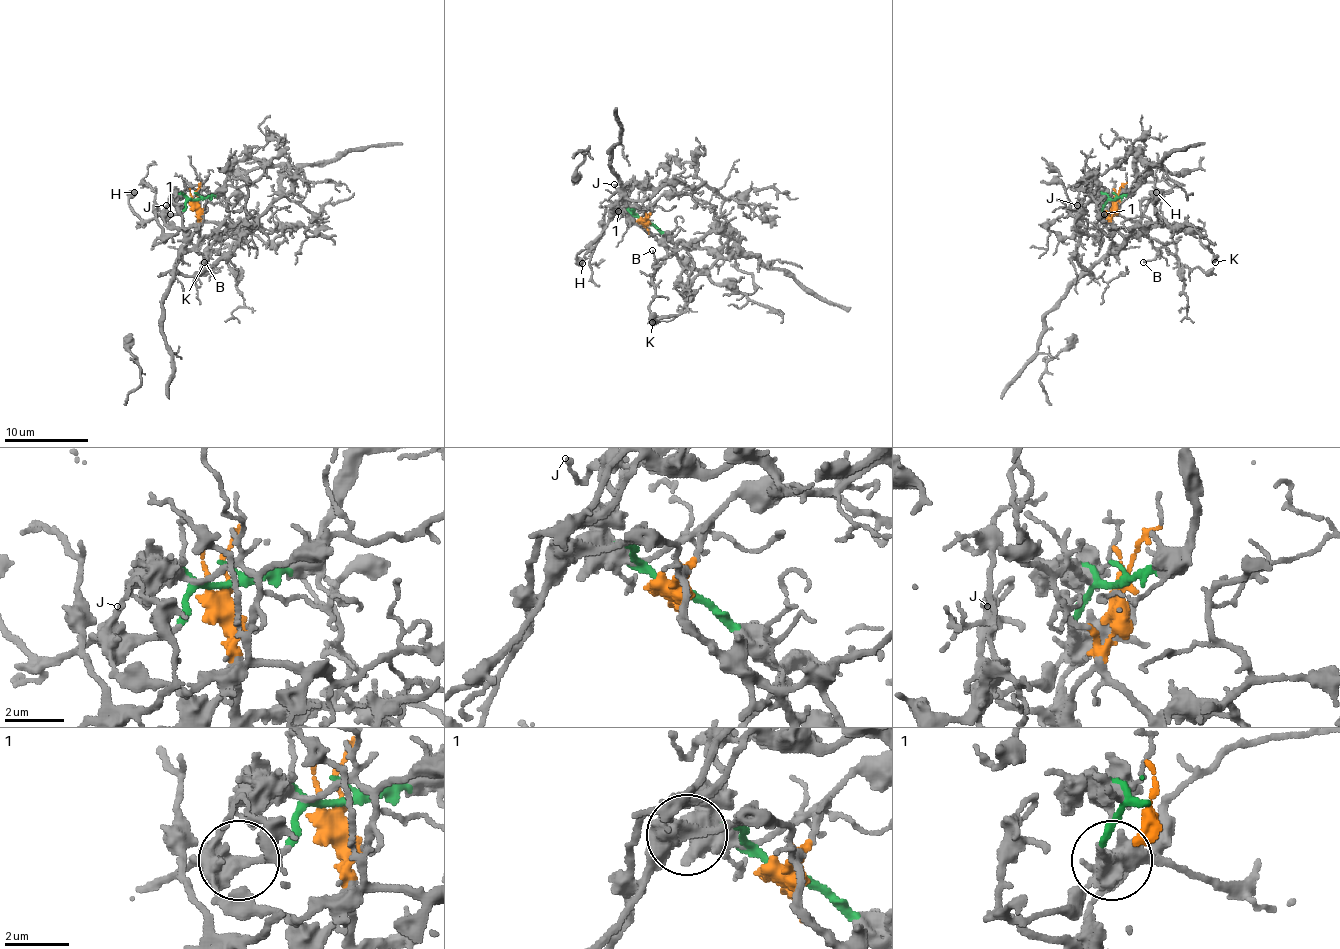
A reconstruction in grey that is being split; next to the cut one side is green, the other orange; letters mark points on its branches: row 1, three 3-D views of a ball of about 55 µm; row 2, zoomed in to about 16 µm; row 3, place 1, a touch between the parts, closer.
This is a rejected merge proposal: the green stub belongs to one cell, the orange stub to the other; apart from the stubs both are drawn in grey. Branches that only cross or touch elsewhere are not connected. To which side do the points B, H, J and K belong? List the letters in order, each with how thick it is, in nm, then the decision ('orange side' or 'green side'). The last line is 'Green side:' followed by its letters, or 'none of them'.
B: calibre 100 nm; orange side
H: calibre 650 nm; green side
J: calibre 110 nm; orange side
K: calibre 360 nm; orange side
Green side: H

